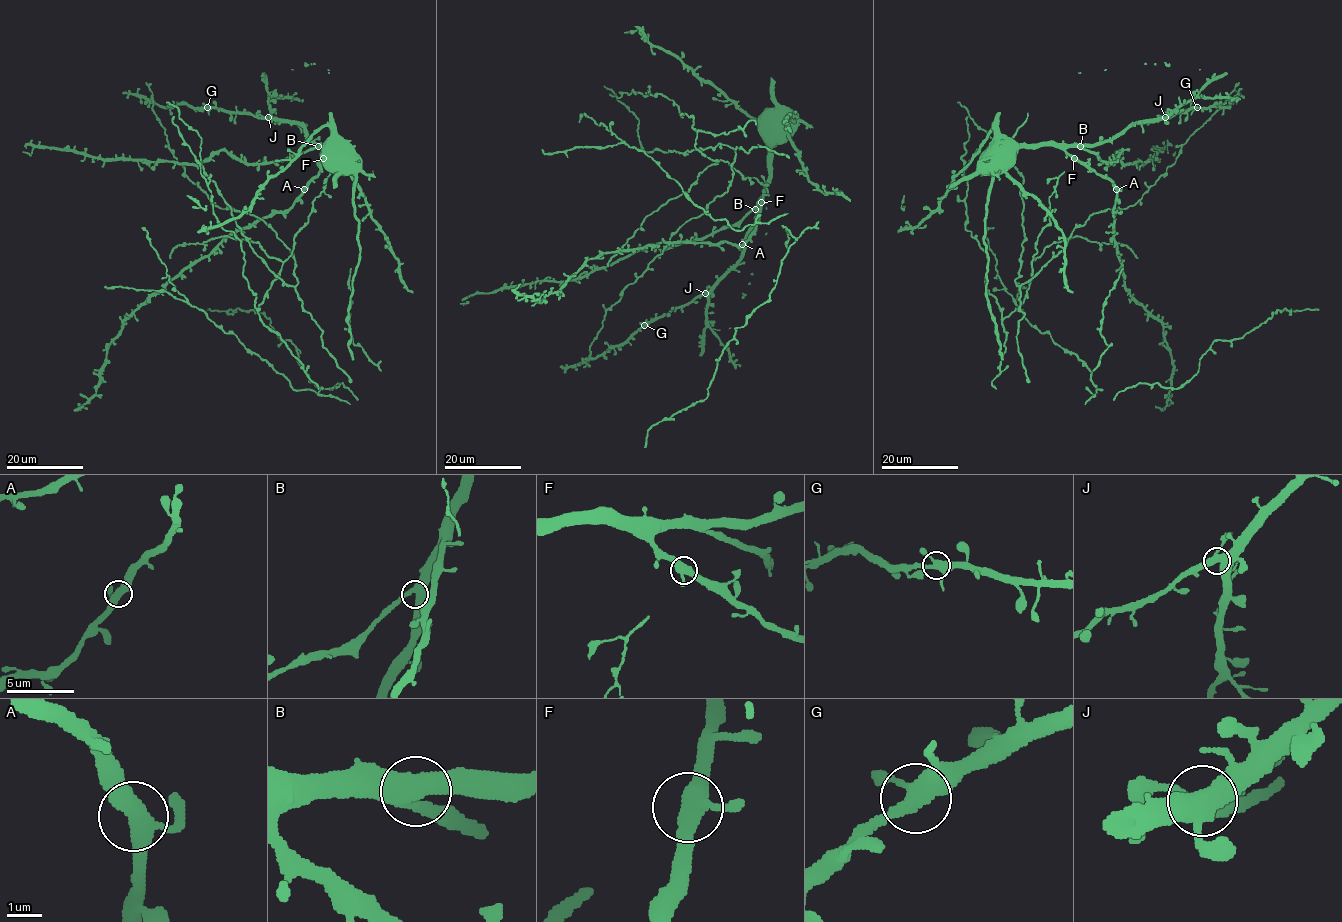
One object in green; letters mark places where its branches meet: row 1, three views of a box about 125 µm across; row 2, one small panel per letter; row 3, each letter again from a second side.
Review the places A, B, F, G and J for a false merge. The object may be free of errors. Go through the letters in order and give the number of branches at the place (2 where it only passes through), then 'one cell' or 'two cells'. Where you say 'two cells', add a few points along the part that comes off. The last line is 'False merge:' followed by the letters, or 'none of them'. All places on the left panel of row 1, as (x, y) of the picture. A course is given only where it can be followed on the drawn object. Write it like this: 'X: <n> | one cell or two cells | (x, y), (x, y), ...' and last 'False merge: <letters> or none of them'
A: 3 | one cell
B: 3 | one cell
F: 3 | one cell
G: 3 | one cell
J: 3 | one cell
False merge: none of them

